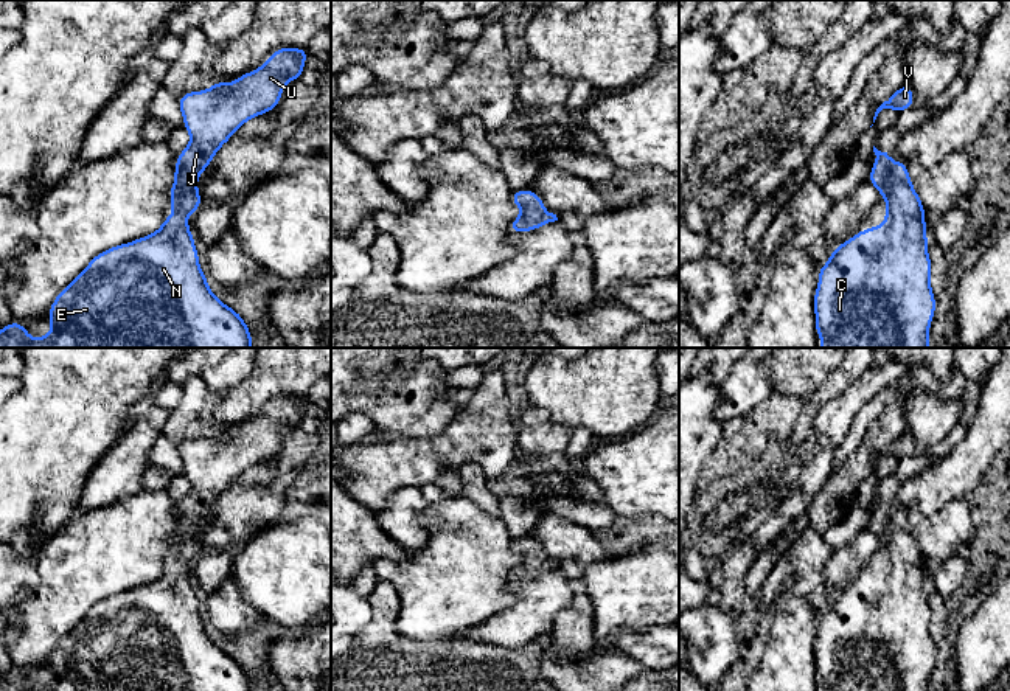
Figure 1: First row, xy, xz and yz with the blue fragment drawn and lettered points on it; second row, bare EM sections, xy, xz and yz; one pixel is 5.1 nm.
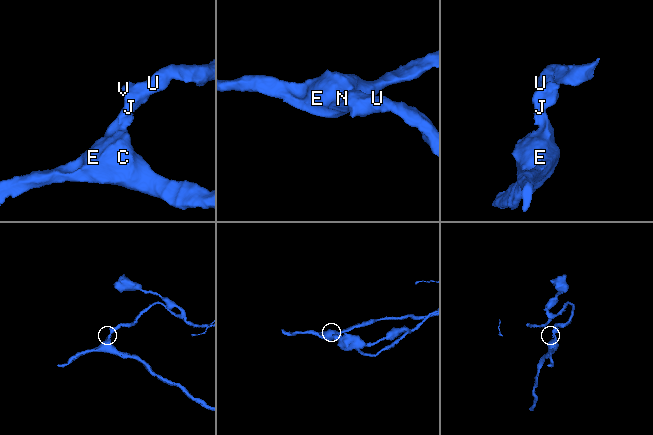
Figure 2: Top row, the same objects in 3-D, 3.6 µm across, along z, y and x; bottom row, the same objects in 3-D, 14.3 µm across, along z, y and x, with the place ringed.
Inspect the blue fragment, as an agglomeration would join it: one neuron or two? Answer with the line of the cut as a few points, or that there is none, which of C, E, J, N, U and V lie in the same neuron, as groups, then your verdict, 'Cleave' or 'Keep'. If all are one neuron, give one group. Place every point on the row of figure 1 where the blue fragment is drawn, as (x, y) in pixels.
No split. Groups: C E J N U V. Keep

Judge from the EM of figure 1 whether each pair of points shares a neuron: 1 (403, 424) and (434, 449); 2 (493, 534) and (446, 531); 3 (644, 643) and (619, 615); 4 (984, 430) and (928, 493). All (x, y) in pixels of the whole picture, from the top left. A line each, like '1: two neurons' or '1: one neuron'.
1: two neurons
2: one neuron
3: two neurons
4: one neuron

